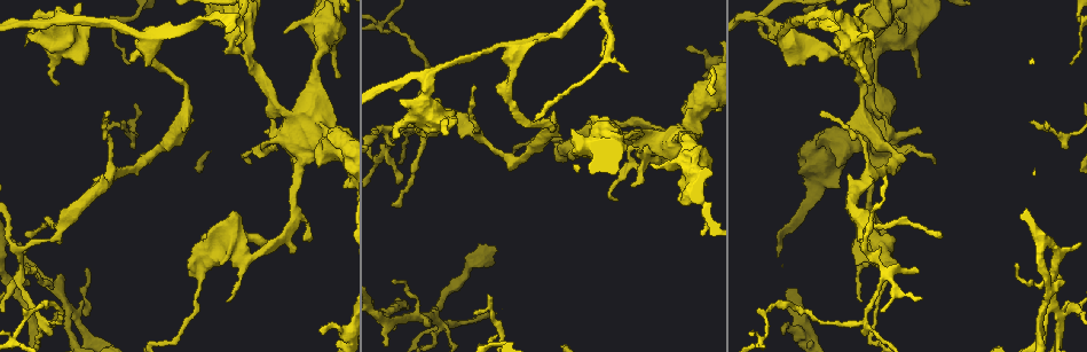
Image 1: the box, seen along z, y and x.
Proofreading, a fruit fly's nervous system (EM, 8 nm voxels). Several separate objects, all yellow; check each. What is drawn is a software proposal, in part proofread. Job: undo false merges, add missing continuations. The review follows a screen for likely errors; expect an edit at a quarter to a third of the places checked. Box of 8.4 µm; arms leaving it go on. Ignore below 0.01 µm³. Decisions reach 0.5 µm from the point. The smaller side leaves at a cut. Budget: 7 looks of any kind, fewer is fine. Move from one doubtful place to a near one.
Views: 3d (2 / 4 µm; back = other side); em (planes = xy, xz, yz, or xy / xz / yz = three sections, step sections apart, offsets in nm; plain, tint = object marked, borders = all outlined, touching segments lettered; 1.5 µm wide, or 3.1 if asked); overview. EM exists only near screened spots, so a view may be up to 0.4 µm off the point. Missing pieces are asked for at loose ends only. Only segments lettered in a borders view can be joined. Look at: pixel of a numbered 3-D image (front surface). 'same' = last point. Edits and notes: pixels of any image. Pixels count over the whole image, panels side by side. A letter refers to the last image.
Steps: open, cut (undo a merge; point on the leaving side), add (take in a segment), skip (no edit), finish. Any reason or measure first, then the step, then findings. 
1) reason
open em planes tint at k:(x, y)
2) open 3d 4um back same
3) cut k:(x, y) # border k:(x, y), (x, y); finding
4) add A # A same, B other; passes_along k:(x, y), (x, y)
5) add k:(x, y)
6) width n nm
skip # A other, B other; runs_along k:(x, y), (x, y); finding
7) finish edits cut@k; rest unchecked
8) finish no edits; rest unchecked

an open end
open 3d 2um at 1:(228, 300)

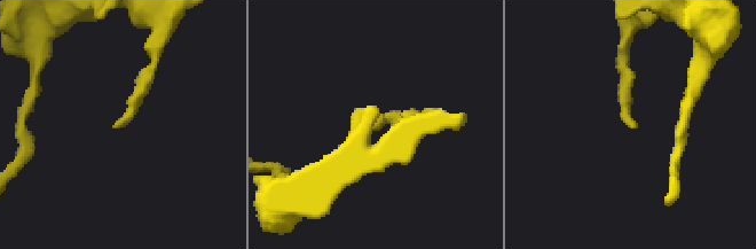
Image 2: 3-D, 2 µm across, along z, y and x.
open em yz step 8 plain at 2:(118, 126)

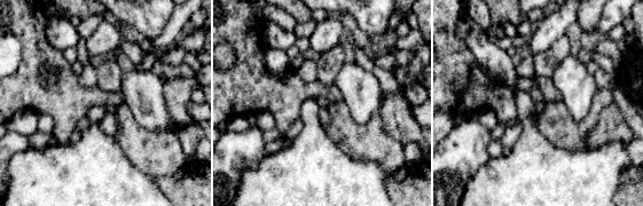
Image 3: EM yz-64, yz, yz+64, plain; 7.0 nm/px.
open em yz step 8 borders same

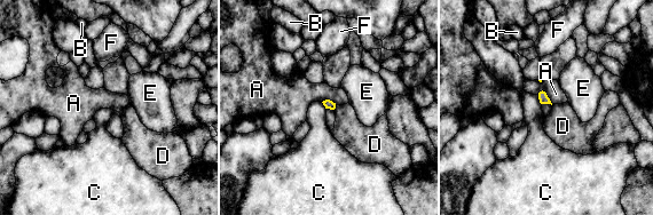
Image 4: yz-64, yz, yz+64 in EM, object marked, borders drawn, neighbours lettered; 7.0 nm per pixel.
skip # A other, B other, C other, D other, E other, F other; no lettered segment goes on from it

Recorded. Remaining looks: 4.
arms part here
open 3d 4um at 1:(862, 251)

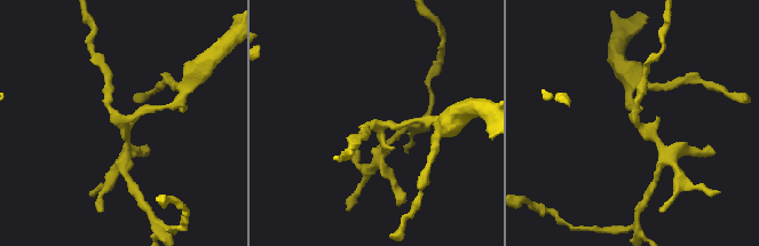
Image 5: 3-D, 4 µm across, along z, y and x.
arms 3; shape alone is not enough
open em planes tint at 5:(383, 123)

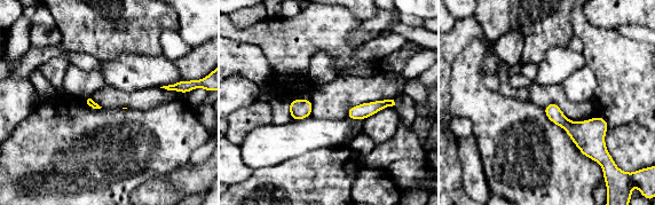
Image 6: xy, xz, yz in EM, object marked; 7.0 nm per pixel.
what lies round it
open em planes borders same

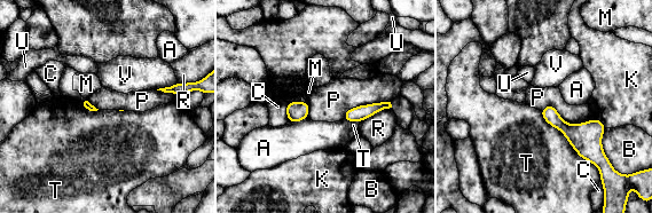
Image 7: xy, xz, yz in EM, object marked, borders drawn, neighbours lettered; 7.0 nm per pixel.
skip # A other, B other, C other, K other, M other, P other, R other, T other, U other, V other; border 7:(540, 111), (571, 147), (599, 172); continuous, no second cell

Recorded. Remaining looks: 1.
an open end
open em planes borders at 1:(25, 46)

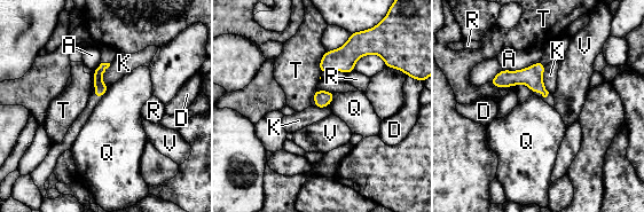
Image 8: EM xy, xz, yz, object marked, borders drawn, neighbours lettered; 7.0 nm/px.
skip # A other, D other, K other, Q other, R other, T other, V other; border 8:(335, 93), (329, 106); none of them fits

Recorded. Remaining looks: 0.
finish no edits; rest unchecked

